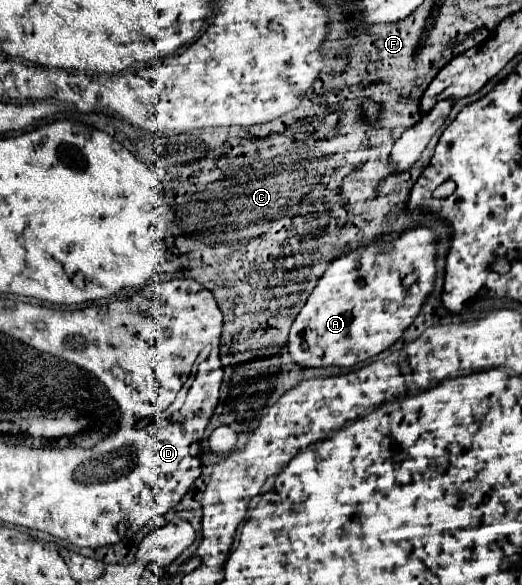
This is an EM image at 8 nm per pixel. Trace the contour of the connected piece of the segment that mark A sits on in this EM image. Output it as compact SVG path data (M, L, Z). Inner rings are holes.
M414 229L384 249L370 245L334 259L290 327L286 347L294 363L300 367L352 367L398 341L418 315L426 295L432 291L436 275L434 243L436 235L430 229Z

